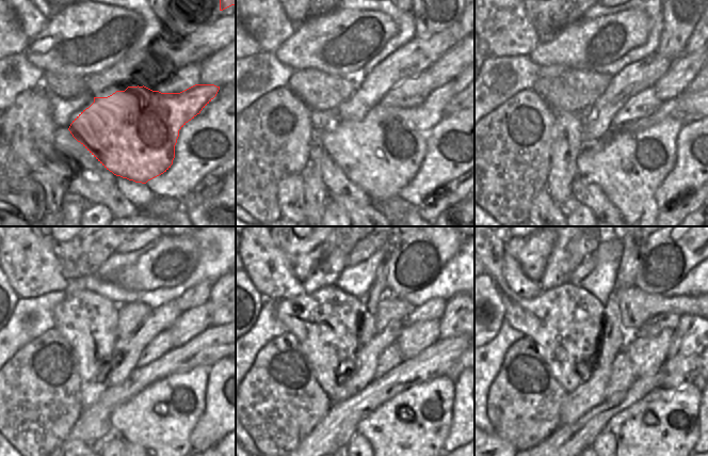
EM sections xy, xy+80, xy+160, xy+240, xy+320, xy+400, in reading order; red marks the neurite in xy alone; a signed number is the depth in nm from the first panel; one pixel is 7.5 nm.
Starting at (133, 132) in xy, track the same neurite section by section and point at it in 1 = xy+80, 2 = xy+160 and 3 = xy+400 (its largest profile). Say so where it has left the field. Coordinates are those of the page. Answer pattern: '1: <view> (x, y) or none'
1: xy+80 (381, 154)
2: xy+160 (628, 164)
3: xy+400 (662, 428)

